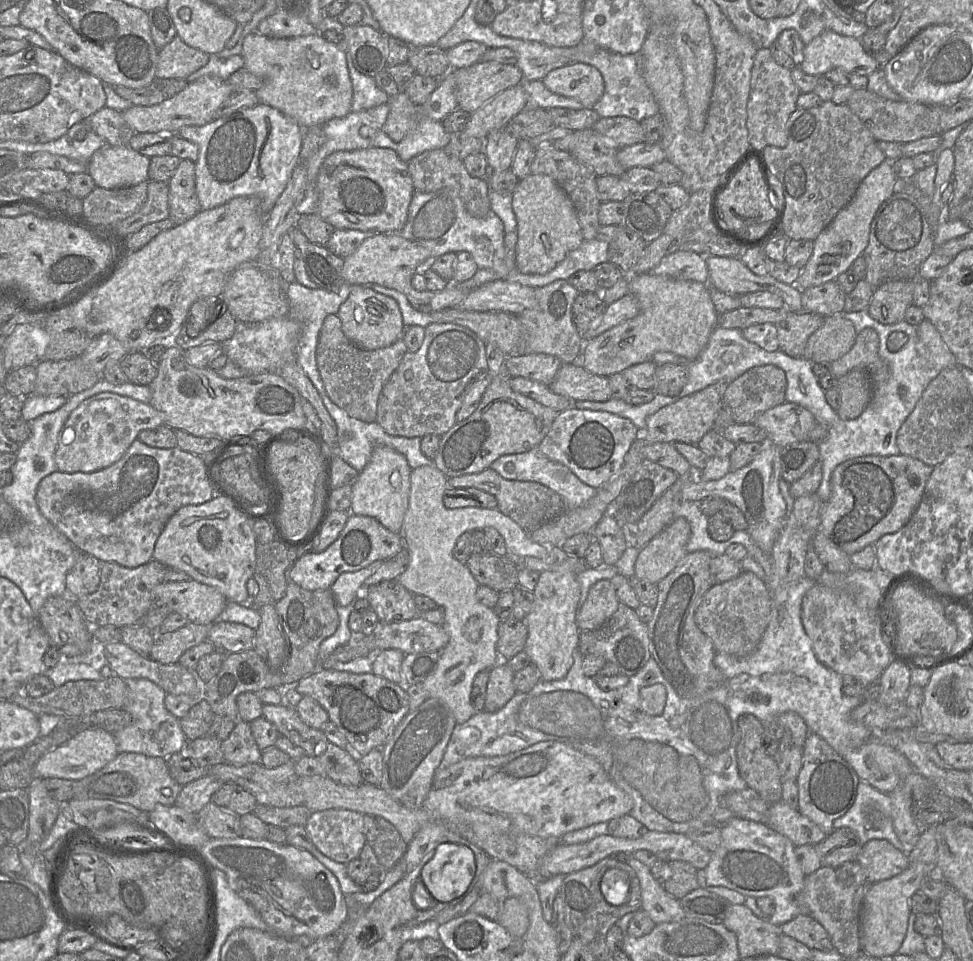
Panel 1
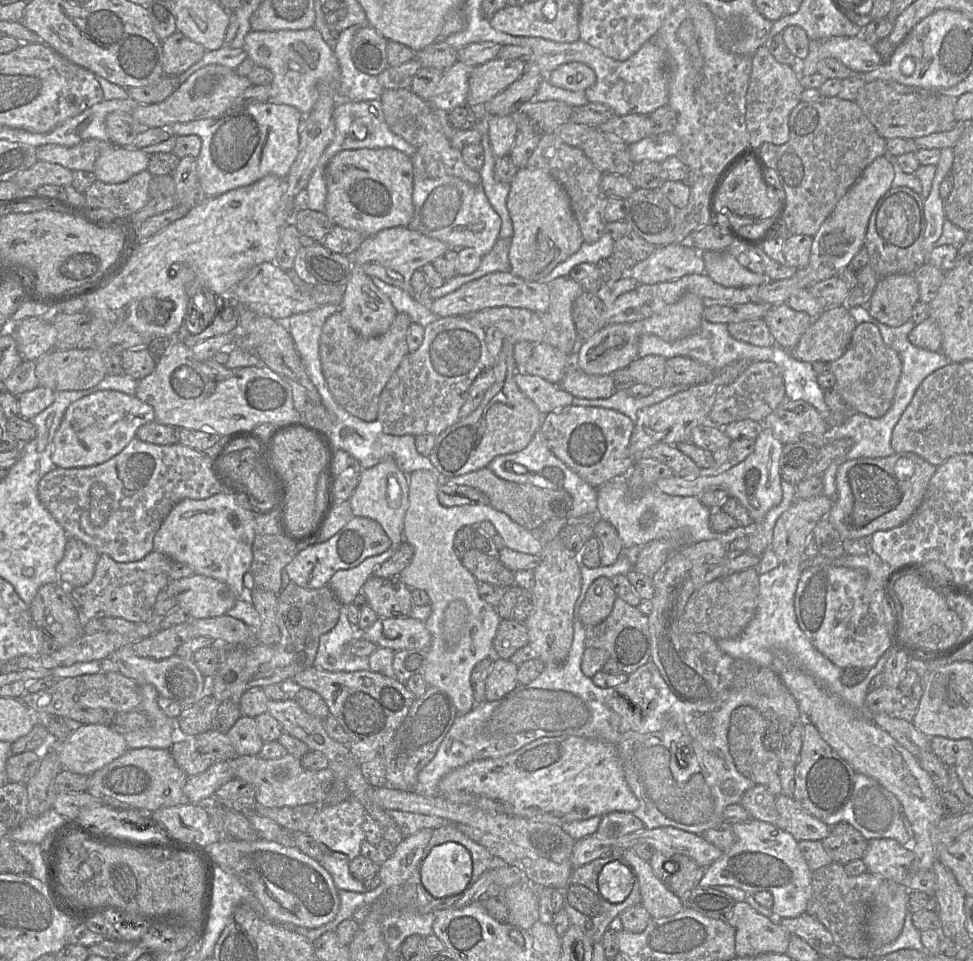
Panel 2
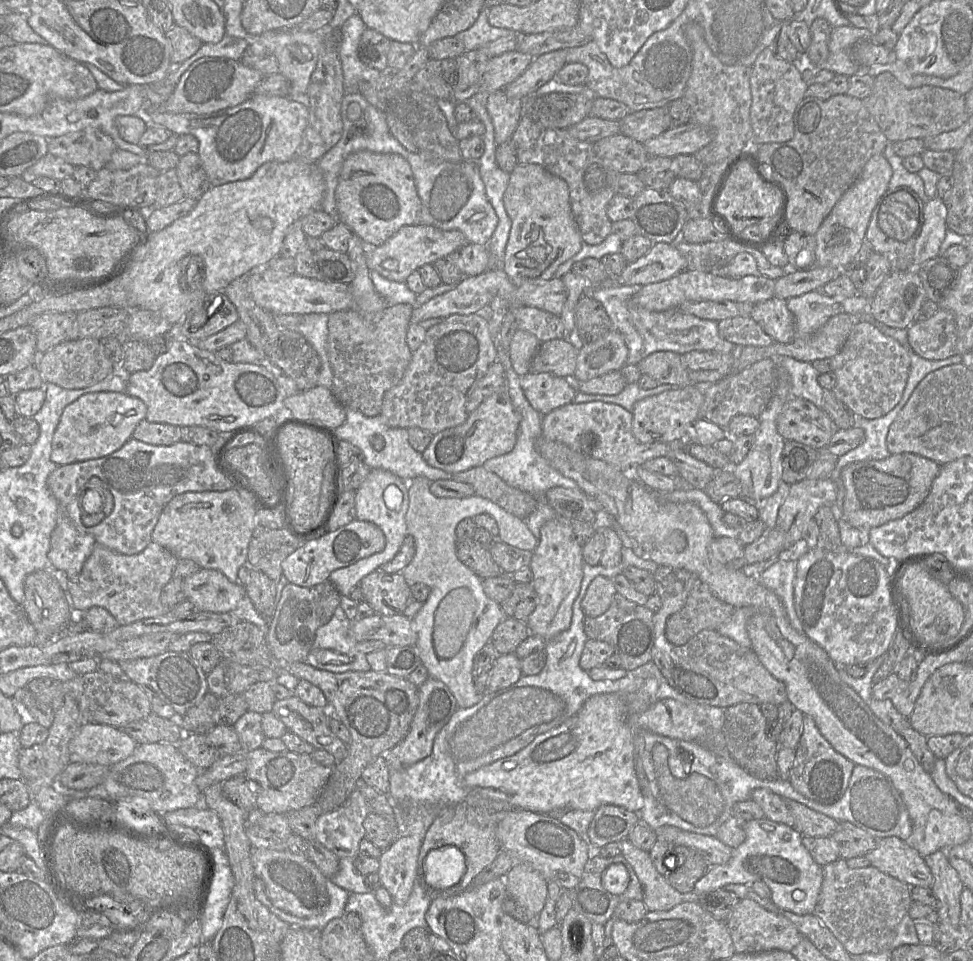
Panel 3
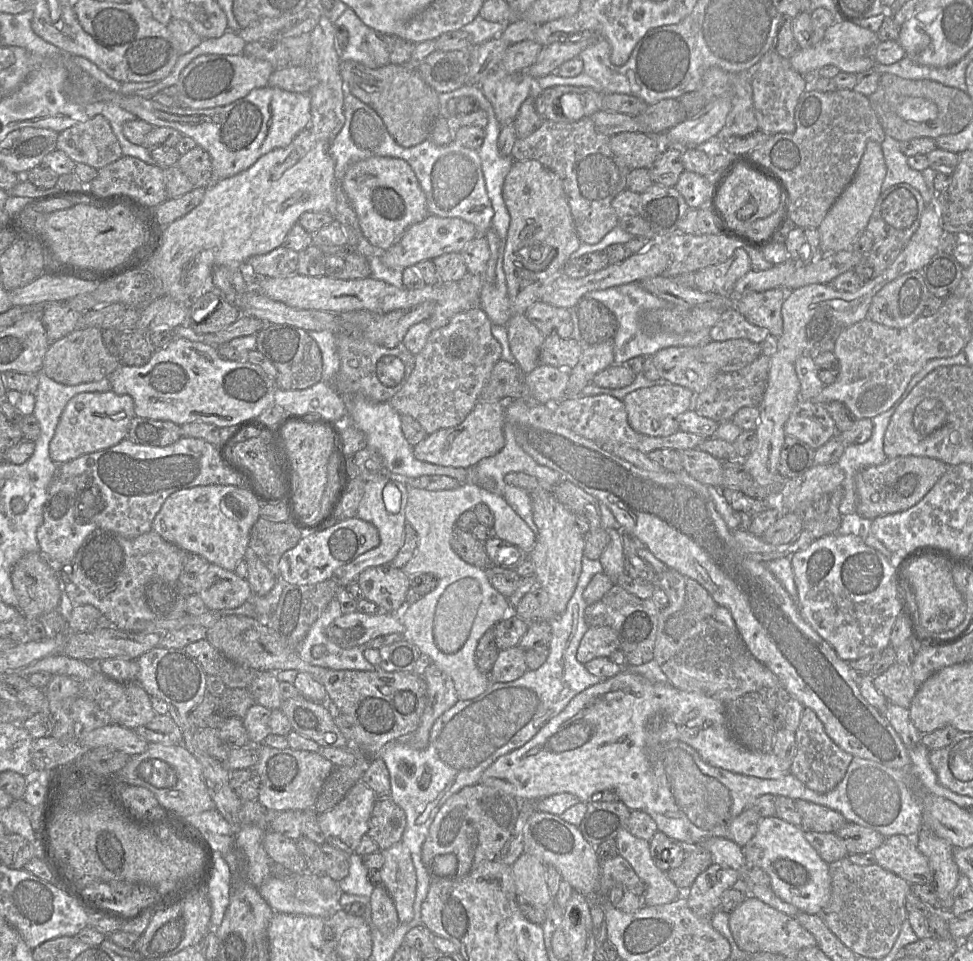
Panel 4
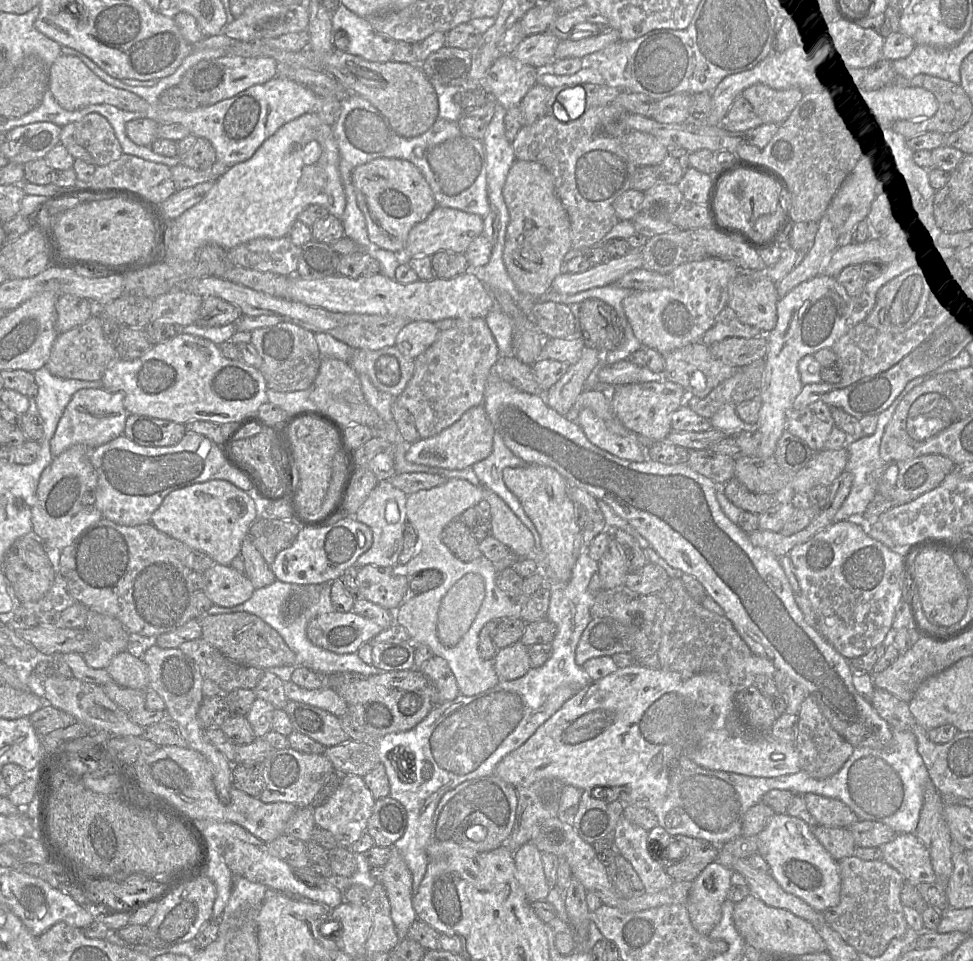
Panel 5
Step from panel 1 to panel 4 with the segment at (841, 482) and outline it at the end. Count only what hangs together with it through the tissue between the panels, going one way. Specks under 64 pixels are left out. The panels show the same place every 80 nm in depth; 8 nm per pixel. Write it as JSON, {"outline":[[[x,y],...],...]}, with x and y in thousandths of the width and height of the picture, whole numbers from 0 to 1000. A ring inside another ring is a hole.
{"outline":[[[927,475],[905,484],[883,489],[878,497],[880,505],[880,532],[884,538],[898,541],[901,538],[932,531],[942,524],[972,491],[974,484],[951,475]]]}

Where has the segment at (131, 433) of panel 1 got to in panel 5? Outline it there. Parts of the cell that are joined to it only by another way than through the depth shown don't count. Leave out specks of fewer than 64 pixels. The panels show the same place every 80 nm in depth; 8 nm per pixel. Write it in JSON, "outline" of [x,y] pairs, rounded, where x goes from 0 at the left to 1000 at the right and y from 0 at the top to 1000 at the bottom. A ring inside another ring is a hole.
{"outline":[[[87,404],[79,407],[68,422],[51,460],[54,476],[76,463],[100,466],[126,453],[133,432],[127,422],[127,409],[114,409],[106,404]]]}

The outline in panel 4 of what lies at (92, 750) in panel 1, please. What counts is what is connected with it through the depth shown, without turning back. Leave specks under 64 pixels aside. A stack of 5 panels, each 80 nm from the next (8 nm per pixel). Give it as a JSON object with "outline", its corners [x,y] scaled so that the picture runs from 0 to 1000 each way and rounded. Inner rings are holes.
{"outline":[[[112,753],[96,760],[81,759],[82,776],[88,780],[111,777],[125,781],[133,787],[147,784],[152,772],[143,767],[137,759]]]}

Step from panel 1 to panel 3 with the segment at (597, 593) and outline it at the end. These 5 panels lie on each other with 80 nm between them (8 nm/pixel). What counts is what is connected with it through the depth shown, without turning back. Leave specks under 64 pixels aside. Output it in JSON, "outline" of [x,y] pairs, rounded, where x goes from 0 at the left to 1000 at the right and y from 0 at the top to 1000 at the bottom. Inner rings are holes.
{"outline":[[[614,599],[606,607],[597,627],[601,641],[612,643],[622,638],[633,616],[629,602]]]}

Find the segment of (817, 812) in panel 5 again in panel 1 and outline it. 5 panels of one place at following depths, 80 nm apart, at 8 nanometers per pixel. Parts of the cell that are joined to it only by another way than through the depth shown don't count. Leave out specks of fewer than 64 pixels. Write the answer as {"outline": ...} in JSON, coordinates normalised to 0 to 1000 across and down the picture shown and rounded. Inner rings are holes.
{"outline":[[[805,832],[792,838],[787,858],[808,870],[817,880],[840,879],[850,871],[841,858]]]}

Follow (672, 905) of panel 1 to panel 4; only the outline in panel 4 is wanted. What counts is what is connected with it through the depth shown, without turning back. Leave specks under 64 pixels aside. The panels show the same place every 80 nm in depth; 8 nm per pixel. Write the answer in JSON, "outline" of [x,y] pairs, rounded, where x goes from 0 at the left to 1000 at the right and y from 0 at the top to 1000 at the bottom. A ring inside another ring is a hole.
{"outline":[[[644,861],[636,865],[632,875],[636,889],[646,897],[663,920],[660,932],[663,942],[687,941],[699,933],[700,926],[673,899],[667,875],[651,870]]]}

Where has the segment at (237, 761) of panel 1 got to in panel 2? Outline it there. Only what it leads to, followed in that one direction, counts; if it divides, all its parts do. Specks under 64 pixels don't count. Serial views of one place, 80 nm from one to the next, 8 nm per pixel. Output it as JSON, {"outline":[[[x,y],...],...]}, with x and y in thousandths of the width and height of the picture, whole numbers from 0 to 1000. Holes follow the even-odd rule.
{"outline":[[[249,744],[234,761],[233,766],[244,787],[265,786],[271,774],[265,763],[262,747],[255,745]]]}

